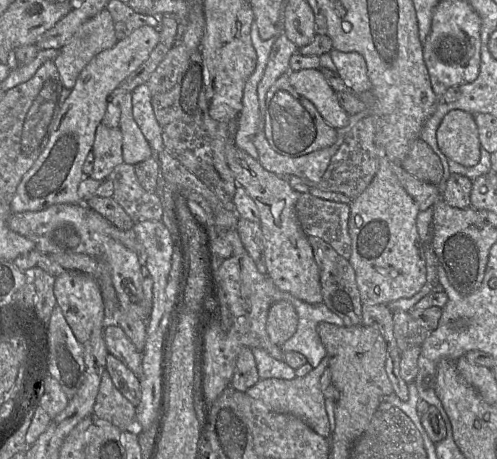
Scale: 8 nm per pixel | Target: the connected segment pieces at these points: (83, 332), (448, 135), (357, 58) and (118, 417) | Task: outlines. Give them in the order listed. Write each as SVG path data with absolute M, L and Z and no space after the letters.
M65 271L55 277L53 291L57 305L81 344L90 339L93 330L104 329L104 302L93 276Z
M452 110L442 119L436 133L437 143L447 159L465 167L480 160L481 144L474 115Z
M332 49L319 57L320 68L337 71L345 85L355 95L371 90L364 57L357 52L341 52Z
M106 370L101 376L93 416L109 421L121 430L127 429L136 420L136 407L114 386Z

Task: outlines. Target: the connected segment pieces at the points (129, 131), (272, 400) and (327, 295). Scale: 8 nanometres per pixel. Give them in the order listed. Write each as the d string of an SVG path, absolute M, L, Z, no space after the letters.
M132 93L125 94L120 101L119 128L122 132L122 157L126 164L136 165L149 159L152 148L133 117Z
M326 355L320 364L304 377L295 377L292 380L277 378L260 379L246 393L252 398L260 400L275 412L288 413L299 417L317 434L329 439L331 437L331 431L328 415L325 410L325 396L320 388L321 376L328 368L328 365L329 360Z
M308 237L319 269L323 303L344 322L344 326L362 324L362 300L356 282L354 268L349 260L339 255L330 244L319 237Z

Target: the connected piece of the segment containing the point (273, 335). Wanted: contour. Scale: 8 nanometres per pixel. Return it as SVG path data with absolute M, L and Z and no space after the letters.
M285 300L272 304L268 312L266 330L271 342L281 347L296 332L298 315L294 306Z

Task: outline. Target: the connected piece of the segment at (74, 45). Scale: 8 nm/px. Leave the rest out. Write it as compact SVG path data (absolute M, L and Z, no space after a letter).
M107 9L82 24L54 59L64 88L73 89L82 70L101 52L118 42Z

